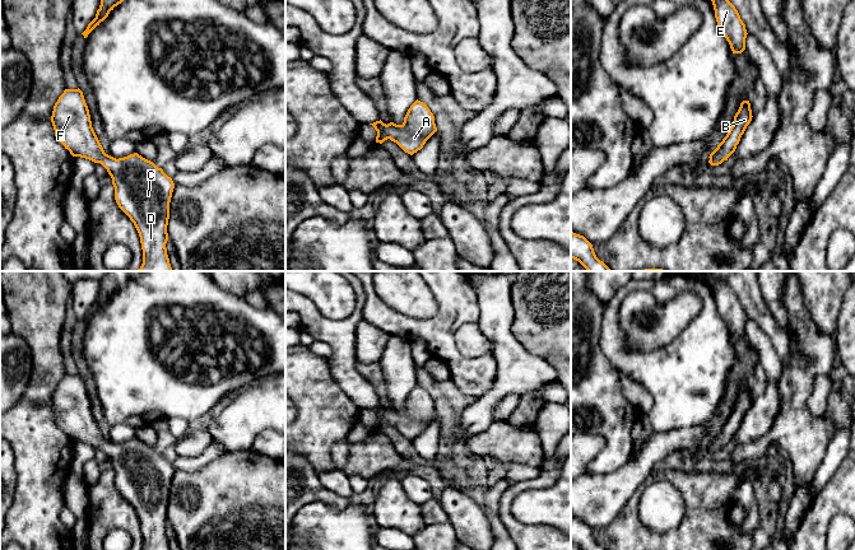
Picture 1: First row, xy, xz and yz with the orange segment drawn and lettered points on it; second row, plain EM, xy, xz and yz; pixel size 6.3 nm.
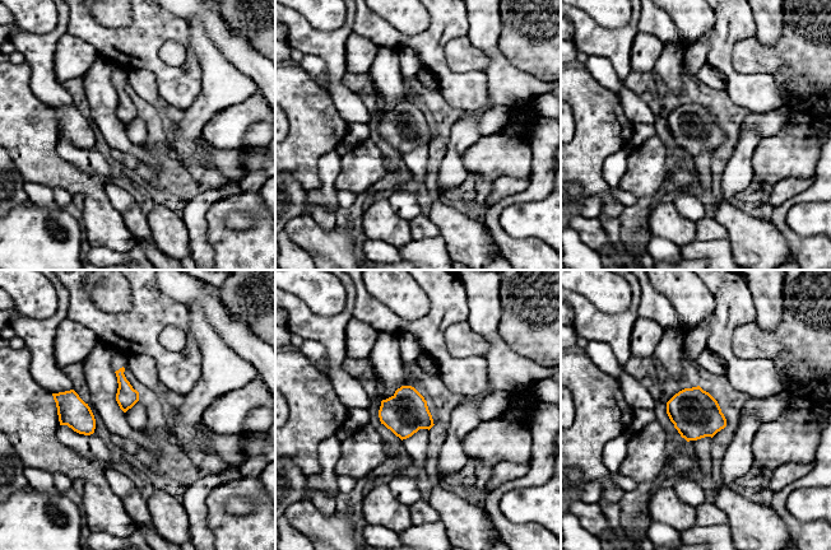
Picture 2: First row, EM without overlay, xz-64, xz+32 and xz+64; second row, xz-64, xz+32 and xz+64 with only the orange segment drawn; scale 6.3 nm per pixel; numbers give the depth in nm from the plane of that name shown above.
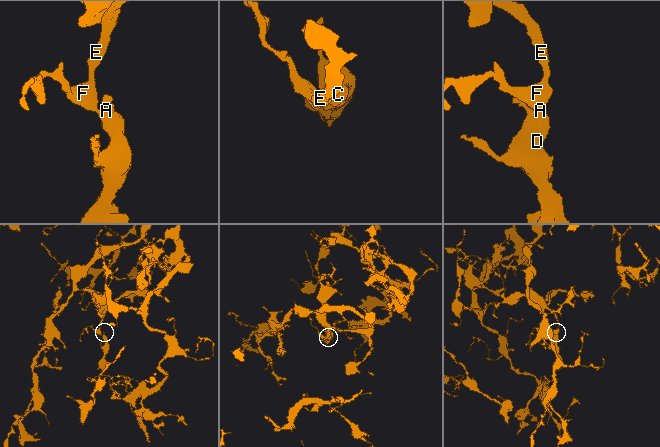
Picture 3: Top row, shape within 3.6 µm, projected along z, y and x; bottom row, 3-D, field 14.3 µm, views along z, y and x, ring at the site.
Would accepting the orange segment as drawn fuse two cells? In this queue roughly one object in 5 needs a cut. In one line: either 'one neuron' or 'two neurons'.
one neuron

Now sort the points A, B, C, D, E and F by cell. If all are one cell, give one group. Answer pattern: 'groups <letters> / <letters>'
groups A B C D E F

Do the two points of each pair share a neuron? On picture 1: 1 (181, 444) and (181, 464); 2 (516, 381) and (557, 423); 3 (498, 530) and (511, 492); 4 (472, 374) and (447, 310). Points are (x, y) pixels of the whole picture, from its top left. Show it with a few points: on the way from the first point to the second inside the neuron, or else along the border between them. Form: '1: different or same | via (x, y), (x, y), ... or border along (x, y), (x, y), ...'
1: different | border along (209, 443), (195, 456), (179, 456)
2: different | border along (547, 401), (557, 402)
3: different | border along (502, 492), (500, 518), (511, 536)
4: same | via (455, 358), (446, 349), (446, 326)

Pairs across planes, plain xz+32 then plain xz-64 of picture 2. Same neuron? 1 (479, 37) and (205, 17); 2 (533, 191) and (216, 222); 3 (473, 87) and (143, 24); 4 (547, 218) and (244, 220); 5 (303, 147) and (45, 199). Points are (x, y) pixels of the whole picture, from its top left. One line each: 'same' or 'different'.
1: different
2: same
3: same
4: same
5: different

